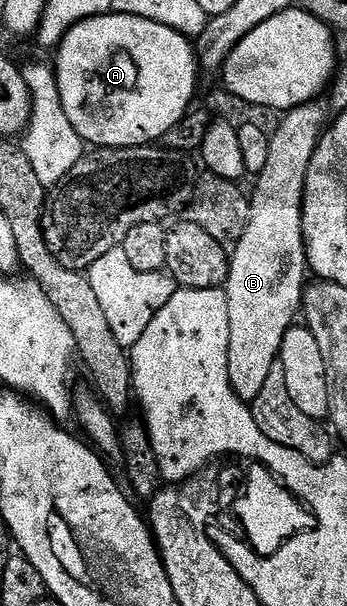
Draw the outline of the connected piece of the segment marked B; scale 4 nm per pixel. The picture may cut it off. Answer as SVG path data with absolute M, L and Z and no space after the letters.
M314 100L296 106L282 117L285 119L278 124L277 131L269 134L271 152L267 155L267 168L263 168L263 172L256 175L257 187L251 190L250 222L231 250L229 278L223 287L227 296L227 320L231 324L229 375L233 391L246 404L252 404L259 396L267 375L280 359L283 336L287 336L287 332L298 321L303 310L307 263L301 205L305 199L305 181L311 156L315 156L315 148L327 129L325 110L319 103L320 101Z

